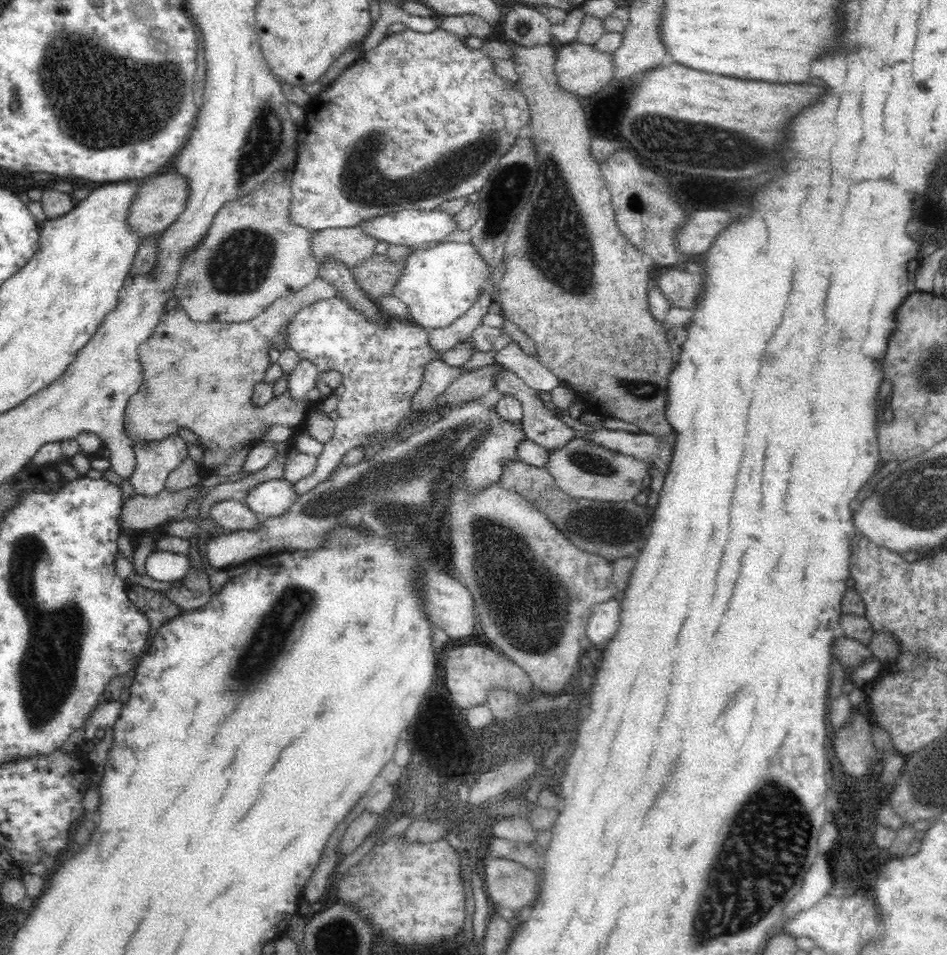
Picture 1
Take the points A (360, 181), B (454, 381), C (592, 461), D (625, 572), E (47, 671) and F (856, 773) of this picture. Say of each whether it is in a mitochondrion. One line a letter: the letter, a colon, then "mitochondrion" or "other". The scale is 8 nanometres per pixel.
A: mitochondrion
B: other
C: mitochondrion
D: other
E: mitochondrion
F: other

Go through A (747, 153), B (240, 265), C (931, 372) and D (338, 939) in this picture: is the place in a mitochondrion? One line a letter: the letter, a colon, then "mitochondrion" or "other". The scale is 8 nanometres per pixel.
A: mitochondrion
B: mitochondrion
C: mitochondrion
D: mitochondrion

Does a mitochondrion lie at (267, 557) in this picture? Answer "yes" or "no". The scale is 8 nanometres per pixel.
no

